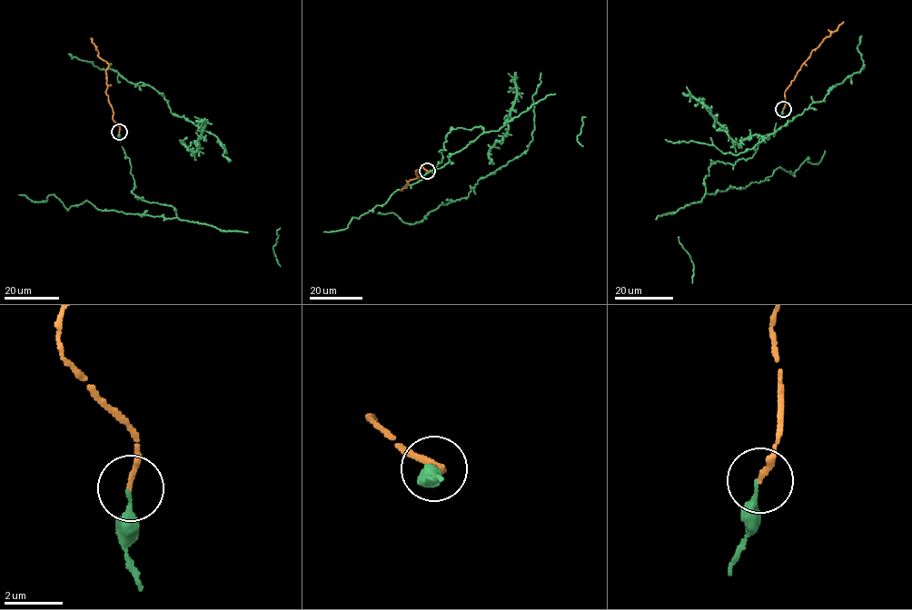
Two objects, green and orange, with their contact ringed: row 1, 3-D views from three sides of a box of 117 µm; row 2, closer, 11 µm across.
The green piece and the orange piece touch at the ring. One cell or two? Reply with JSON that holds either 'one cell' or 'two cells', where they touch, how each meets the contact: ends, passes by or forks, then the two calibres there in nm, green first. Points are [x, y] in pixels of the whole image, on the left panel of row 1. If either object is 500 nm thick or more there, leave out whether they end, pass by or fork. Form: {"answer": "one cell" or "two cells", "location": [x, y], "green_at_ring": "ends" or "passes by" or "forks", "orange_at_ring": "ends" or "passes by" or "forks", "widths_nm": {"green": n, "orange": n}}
{"answer": "one cell", "location": [119, 132], "green_at_ring": "ends", "orange_at_ring": "ends", "widths_nm": {"green": 140, "orange": 170}}

